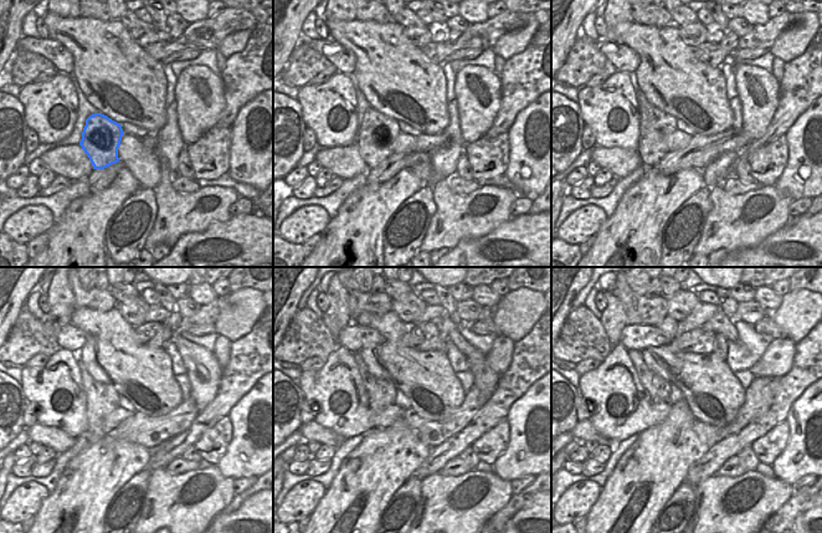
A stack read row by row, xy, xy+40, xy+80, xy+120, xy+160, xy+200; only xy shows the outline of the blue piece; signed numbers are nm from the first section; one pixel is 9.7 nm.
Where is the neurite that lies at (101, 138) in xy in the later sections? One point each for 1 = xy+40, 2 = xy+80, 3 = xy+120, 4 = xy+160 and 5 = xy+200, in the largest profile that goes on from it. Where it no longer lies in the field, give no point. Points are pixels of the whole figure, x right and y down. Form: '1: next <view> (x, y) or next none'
1: next xy+40 (376, 133)
2: next xy+80 (656, 127)
3: next xy+120 (102, 399)
4: next xy+160 (381, 394)
5: next xy+200 (658, 388)

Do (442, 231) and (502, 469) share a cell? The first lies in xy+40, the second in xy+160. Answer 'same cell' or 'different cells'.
different cells

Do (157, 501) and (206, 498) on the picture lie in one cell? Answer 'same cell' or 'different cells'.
same cell

